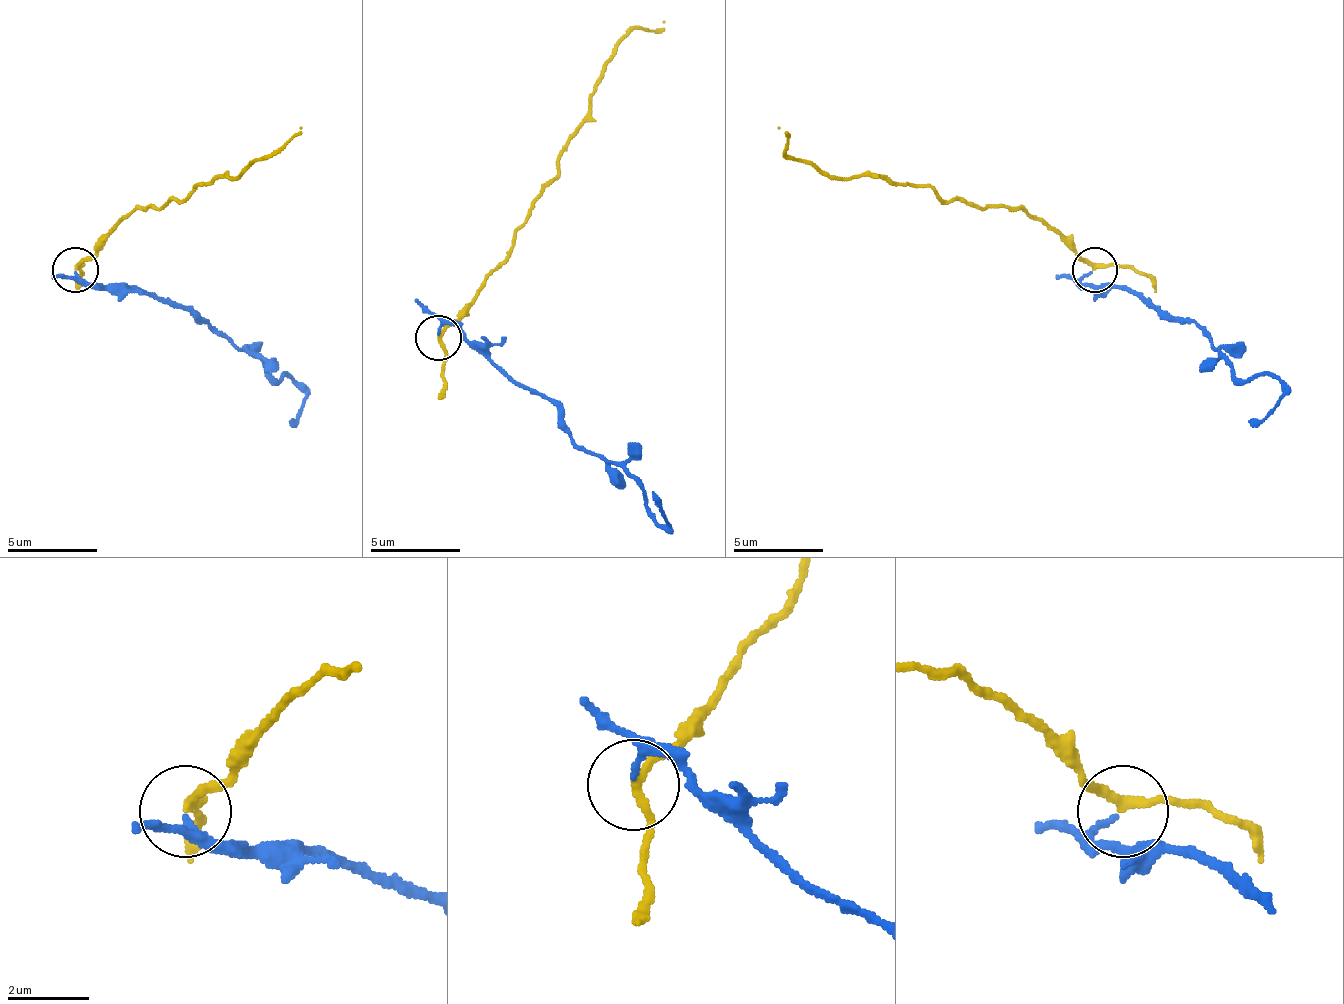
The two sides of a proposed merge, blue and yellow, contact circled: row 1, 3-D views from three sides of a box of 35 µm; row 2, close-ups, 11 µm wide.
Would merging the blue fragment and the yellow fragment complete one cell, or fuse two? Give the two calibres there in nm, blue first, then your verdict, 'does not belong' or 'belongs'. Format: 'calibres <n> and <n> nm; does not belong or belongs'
calibres 100 and 200 nm; does not belong

